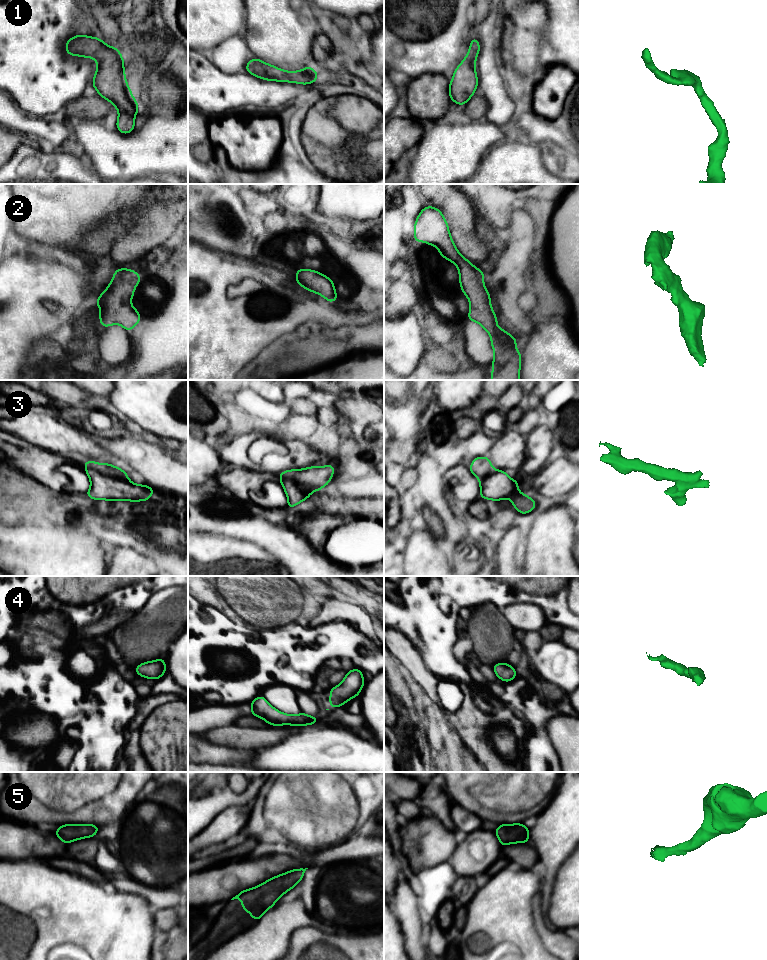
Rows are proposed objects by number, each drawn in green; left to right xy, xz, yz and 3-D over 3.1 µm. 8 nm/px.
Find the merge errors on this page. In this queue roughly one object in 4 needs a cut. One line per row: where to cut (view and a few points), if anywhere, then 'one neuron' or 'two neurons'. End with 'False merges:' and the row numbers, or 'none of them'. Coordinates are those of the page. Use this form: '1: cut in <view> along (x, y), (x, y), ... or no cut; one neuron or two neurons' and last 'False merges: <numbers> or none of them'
1: no cut; one neuron
2: no cut; one neuron
3: cut in xy along (85, 465), (91, 465), (113, 476), (128, 480); two neurons
4: no cut; one neuron
5: no cut; one neuron
False merges: 3

